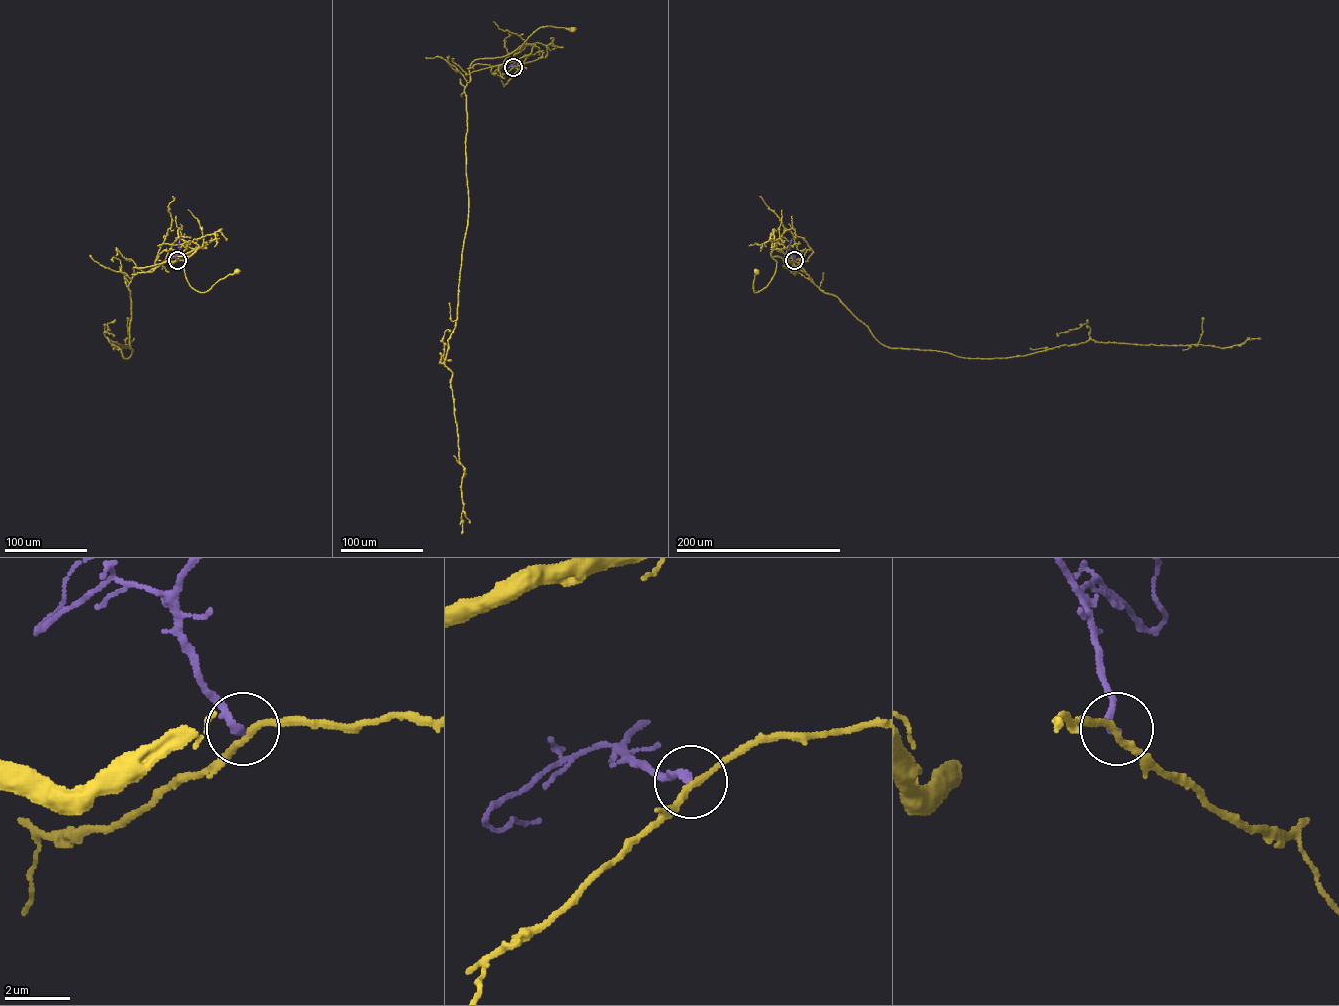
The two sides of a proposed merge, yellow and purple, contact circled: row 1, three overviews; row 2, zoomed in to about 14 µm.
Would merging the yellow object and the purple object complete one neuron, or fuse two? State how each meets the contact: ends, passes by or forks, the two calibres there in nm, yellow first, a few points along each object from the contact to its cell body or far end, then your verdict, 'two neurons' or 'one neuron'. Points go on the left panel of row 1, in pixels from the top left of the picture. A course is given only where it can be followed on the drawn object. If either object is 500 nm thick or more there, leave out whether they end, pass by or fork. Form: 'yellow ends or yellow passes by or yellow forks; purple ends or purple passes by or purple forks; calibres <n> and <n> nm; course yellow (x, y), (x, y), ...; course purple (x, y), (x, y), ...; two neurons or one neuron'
yellow passes by; purple ends; calibres 190 and 240 nm; course yellow (177, 260), (207, 244), (203, 243), (184, 265), (189, 285), (201, 292), (236, 271); course purple (177, 260), (180, 238); two neurons

